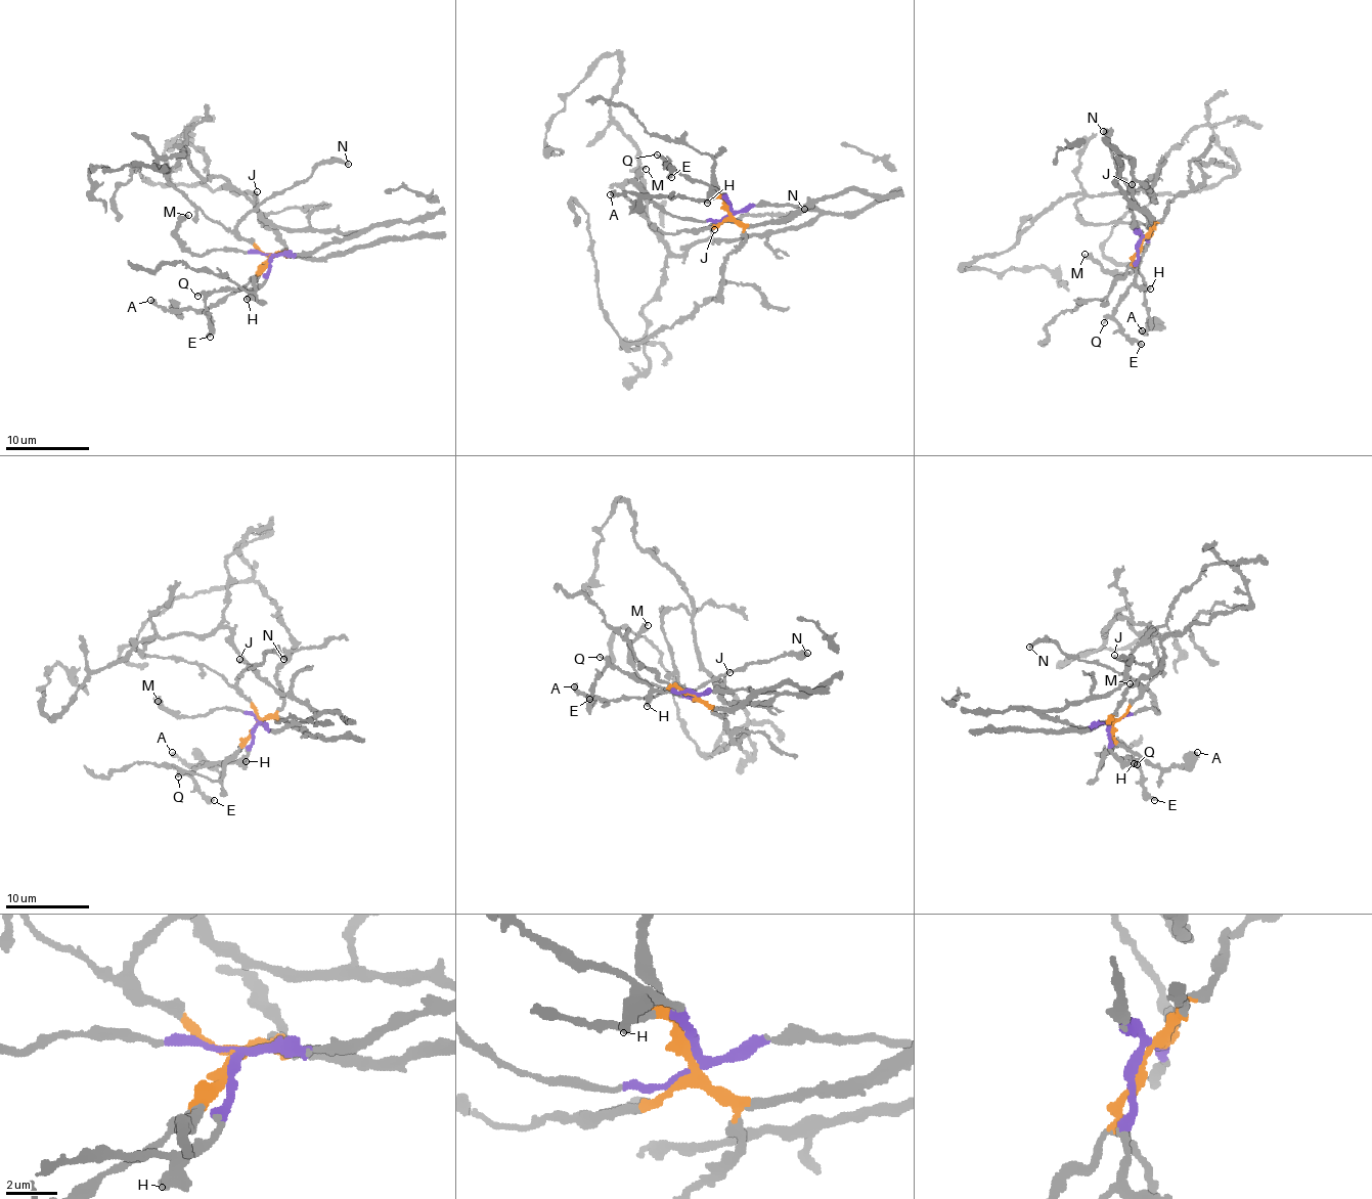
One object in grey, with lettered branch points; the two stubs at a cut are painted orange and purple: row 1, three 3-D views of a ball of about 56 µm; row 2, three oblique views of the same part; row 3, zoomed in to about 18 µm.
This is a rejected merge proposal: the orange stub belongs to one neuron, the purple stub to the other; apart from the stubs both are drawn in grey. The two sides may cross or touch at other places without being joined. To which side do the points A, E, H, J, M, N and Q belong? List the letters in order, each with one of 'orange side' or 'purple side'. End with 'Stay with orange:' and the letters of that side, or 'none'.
A: orange side
E: purple side
H: purple side
J: purple side
M: purple side
N: orange side
Q: purple side
Stay with orange: A, N

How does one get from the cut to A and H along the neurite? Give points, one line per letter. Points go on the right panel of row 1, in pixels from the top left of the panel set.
A: (1141, 241), (1135, 265), (1145, 280), (1148, 317), (1145, 336), (1143, 330)
H: (1141, 240), (1137, 282), (1151, 289)

